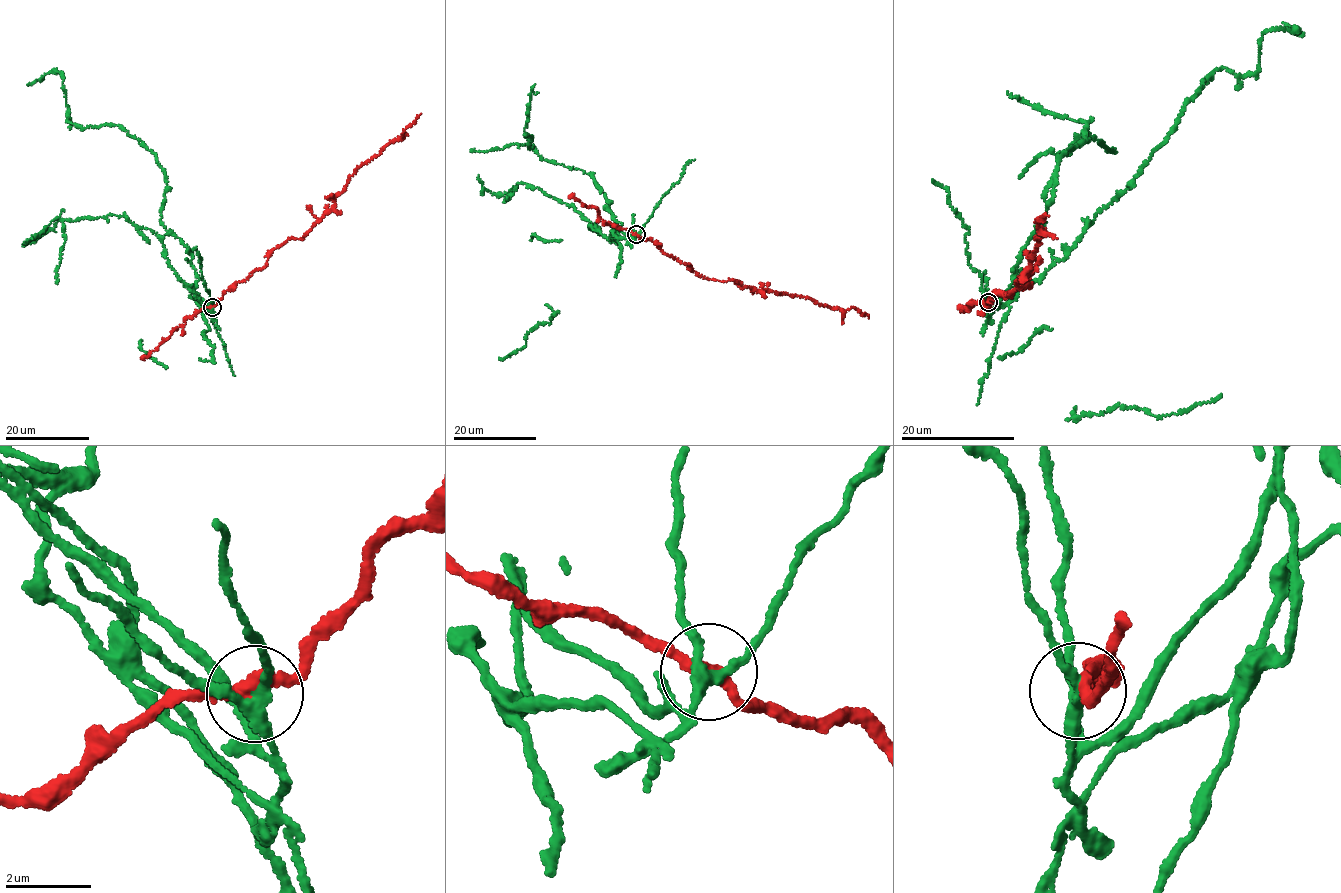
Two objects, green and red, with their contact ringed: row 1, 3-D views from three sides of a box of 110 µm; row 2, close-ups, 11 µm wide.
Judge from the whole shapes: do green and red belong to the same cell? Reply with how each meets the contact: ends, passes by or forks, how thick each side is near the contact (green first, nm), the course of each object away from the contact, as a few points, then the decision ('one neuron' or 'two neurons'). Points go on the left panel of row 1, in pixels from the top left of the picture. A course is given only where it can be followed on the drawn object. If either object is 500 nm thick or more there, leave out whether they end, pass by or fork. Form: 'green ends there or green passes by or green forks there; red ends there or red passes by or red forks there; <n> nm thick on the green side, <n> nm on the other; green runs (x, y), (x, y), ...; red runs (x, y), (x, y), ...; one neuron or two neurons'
green forks there; red passes by; 240 nm thick on the green side, 240 nm on the other; green runs (212, 307), (162, 226), (154, 154), (119, 126), (69, 122), (61, 72), (27, 83); red runs (211, 307), (266, 265), (272, 251), (301, 239), (331, 210), (356, 169), (401, 136), (421, 113); two neurons

